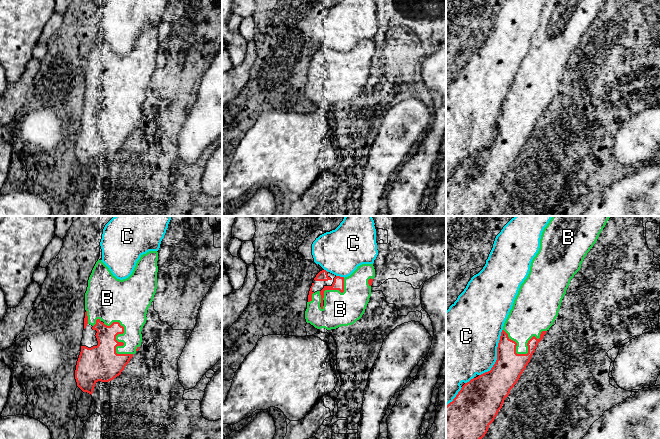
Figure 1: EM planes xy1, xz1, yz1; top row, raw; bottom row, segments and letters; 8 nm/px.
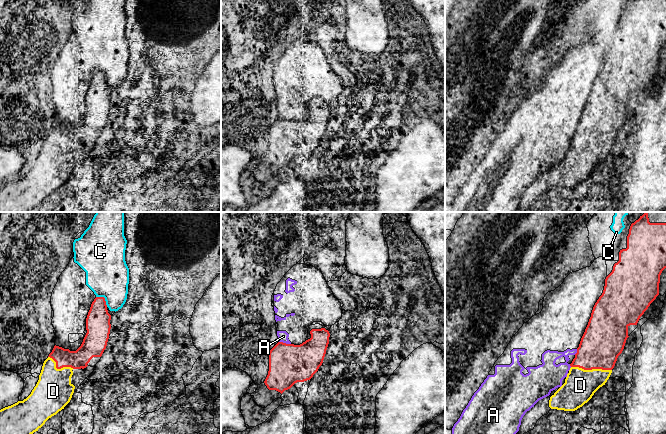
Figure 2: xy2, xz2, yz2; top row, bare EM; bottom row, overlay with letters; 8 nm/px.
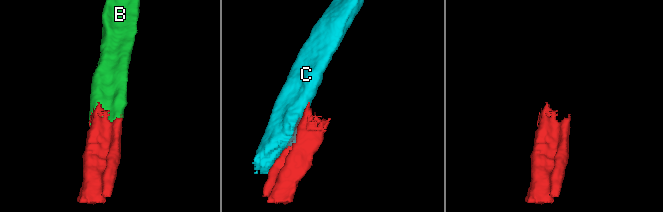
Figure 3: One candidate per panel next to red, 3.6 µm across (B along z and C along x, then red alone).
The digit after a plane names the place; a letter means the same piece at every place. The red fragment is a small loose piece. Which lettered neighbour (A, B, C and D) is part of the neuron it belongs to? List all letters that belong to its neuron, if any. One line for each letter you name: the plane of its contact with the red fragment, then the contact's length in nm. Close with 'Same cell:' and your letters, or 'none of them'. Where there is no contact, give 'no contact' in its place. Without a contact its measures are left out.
B: contact in xy1; length 340 nm
D: contact in yz2; length 320 nm
Same cell: B, D

